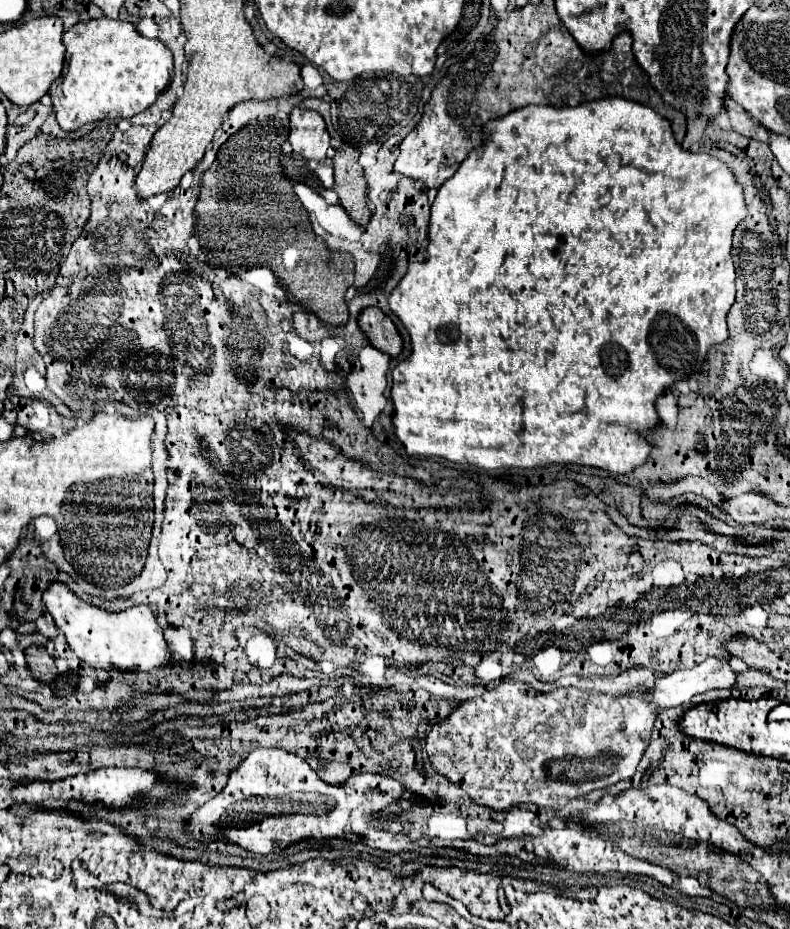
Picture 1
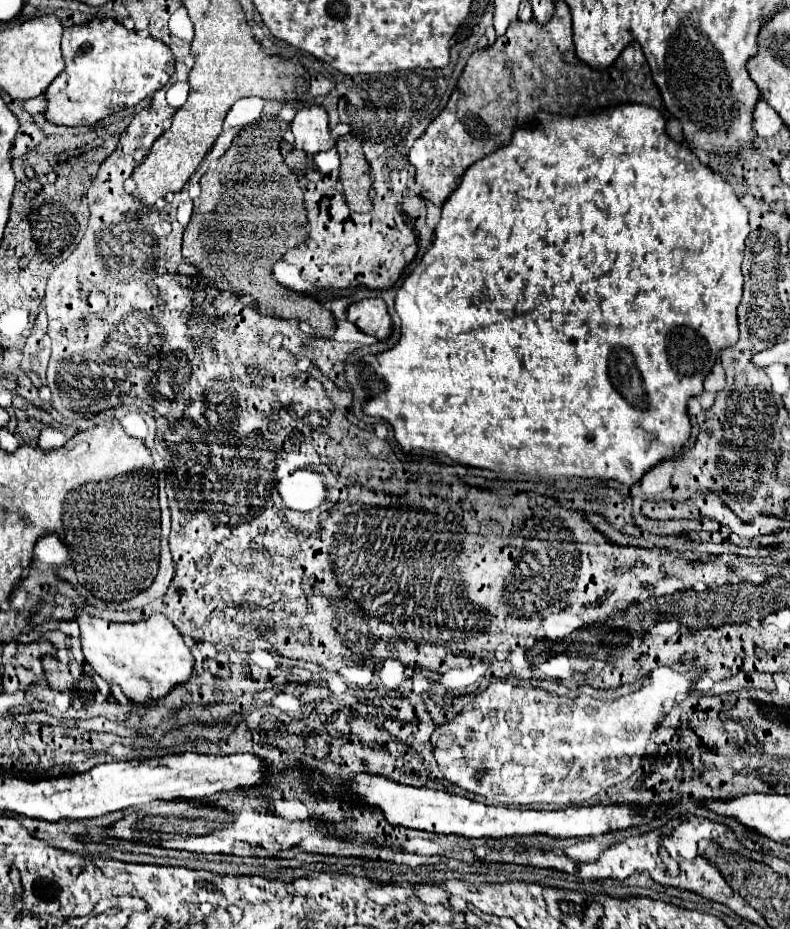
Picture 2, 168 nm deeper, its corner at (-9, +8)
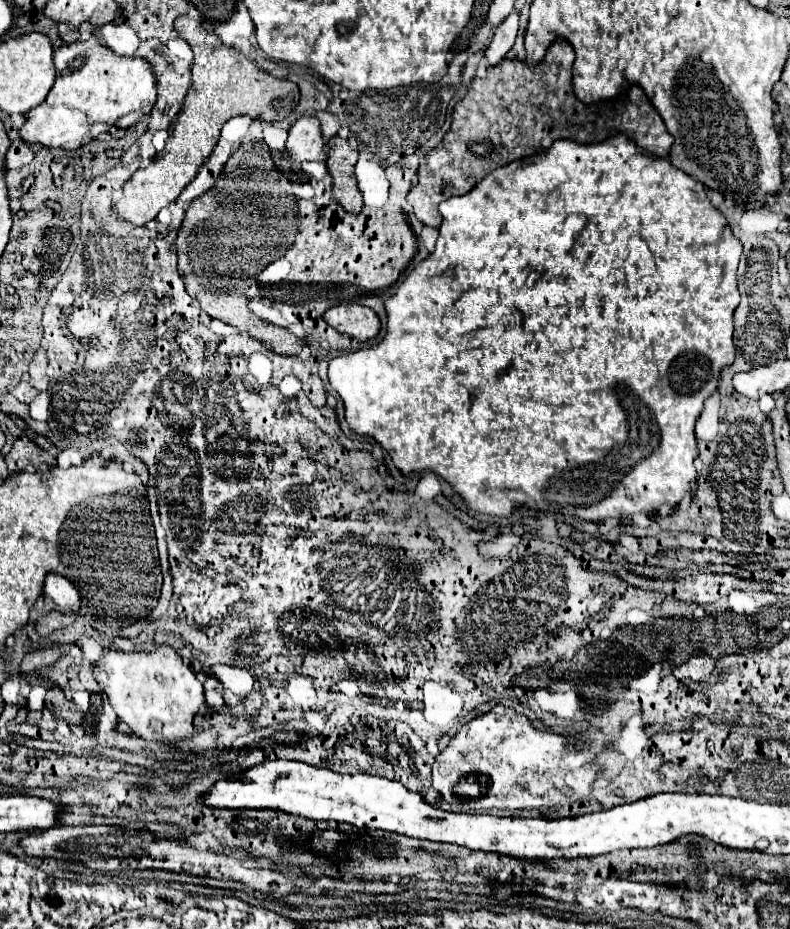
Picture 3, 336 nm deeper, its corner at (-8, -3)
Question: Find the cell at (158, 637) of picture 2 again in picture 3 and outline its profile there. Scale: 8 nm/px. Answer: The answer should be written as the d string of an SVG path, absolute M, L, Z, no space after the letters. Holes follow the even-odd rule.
M168 644L156 646L152 652L106 652L94 664L94 678L106 692L114 712L130 730L146 740L176 742L190 738L194 732L194 714L206 706L204 686L182 656Z

